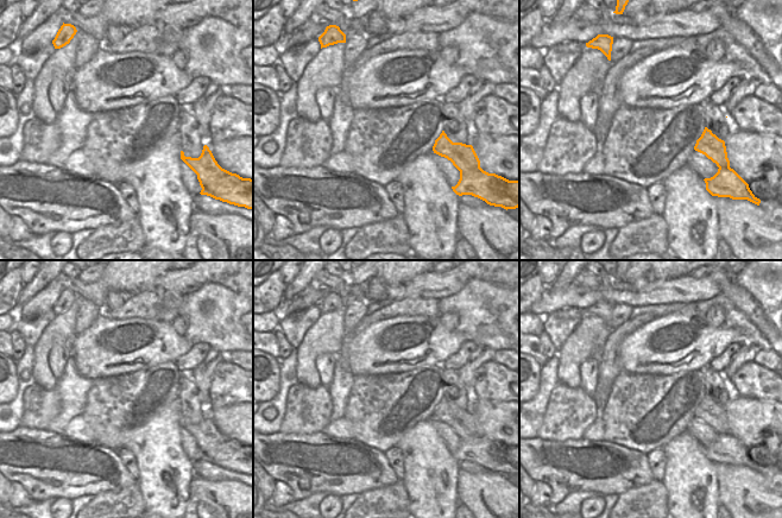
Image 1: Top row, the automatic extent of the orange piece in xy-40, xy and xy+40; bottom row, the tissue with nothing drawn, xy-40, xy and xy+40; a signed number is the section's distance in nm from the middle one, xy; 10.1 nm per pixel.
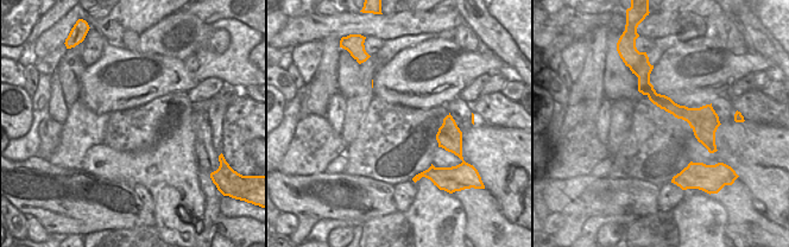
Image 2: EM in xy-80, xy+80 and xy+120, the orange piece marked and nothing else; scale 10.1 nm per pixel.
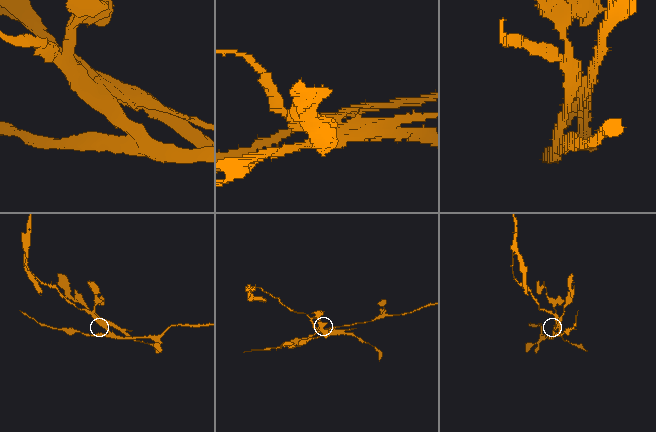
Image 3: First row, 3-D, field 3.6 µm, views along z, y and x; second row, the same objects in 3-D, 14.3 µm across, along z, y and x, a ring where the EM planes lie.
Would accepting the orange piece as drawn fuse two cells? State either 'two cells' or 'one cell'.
two cells

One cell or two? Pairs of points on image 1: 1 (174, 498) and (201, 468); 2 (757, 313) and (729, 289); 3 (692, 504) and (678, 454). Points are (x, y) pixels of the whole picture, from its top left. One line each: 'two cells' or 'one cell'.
1: two cells
2: one cell
3: one cell

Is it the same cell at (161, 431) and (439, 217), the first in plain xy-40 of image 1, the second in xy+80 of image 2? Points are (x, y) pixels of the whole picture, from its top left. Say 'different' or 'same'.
same

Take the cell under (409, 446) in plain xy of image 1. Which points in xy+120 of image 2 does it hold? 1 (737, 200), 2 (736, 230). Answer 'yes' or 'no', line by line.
1: no
2: no

